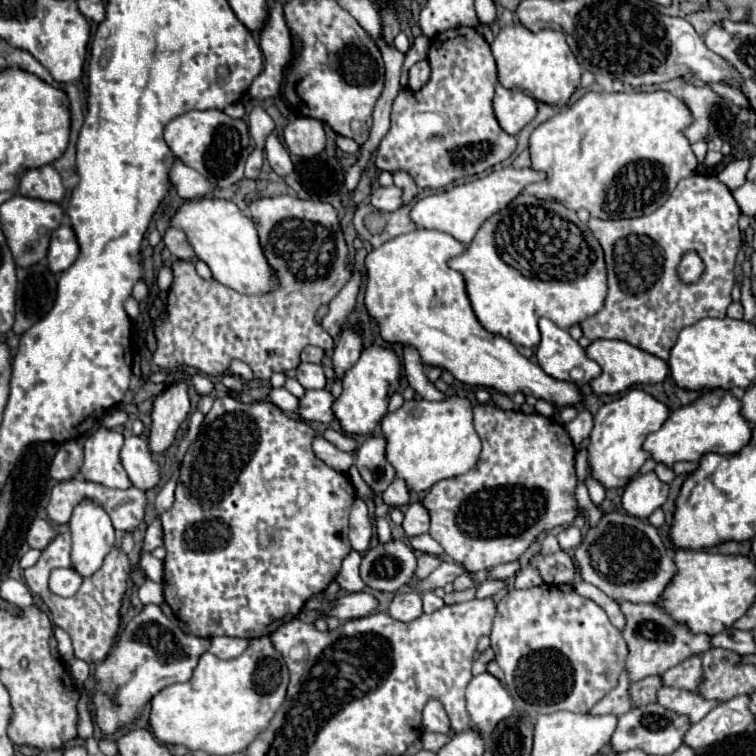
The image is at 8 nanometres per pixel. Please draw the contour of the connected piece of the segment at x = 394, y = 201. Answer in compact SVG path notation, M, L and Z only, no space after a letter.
M378 187L372 197L370 197L370 205L374 209L380 209L382 213L392 213L400 207L400 189L398 187Z

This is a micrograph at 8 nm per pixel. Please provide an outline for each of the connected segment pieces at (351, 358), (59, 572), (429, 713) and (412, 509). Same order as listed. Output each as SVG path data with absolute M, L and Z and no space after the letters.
M344 329L338 337L338 343L334 347L334 369L338 379L358 361L362 351L362 337L356 329Z
M54 569L50 575L50 589L60 597L70 597L78 591L82 577L74 569Z
M428 701L422 713L422 727L424 731L434 731L434 733L452 733L452 725L448 721L448 715L442 707L440 701Z
M420 501L408 505L406 513L404 513L404 523L402 523L404 531L408 537L426 533L430 529L430 517L428 517L428 509L424 509L424 505Z

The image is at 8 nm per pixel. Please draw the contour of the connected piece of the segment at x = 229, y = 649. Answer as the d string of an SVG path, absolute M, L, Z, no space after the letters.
M212 637L210 639L210 653L216 655L218 659L234 659L238 655L244 653L244 649L248 647L246 639L240 637Z

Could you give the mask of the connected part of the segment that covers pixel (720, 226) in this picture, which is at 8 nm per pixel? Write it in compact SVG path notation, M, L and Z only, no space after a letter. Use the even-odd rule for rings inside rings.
M692 175L678 183L668 201L656 209L652 215L636 217L636 219L596 219L590 217L588 227L594 237L600 241L606 267L608 267L608 297L602 311L594 317L588 317L580 323L584 337L590 341L596 339L622 339L634 347L646 349L648 353L668 359L672 345L680 329L694 325L704 317L726 317L726 309L732 303L732 285L734 285L734 265L740 249L740 229L738 229L740 207L732 197L732 191L716 177L716 175ZM696 251L704 261L704 273L696 283L684 283L678 275L678 265L684 253Z

